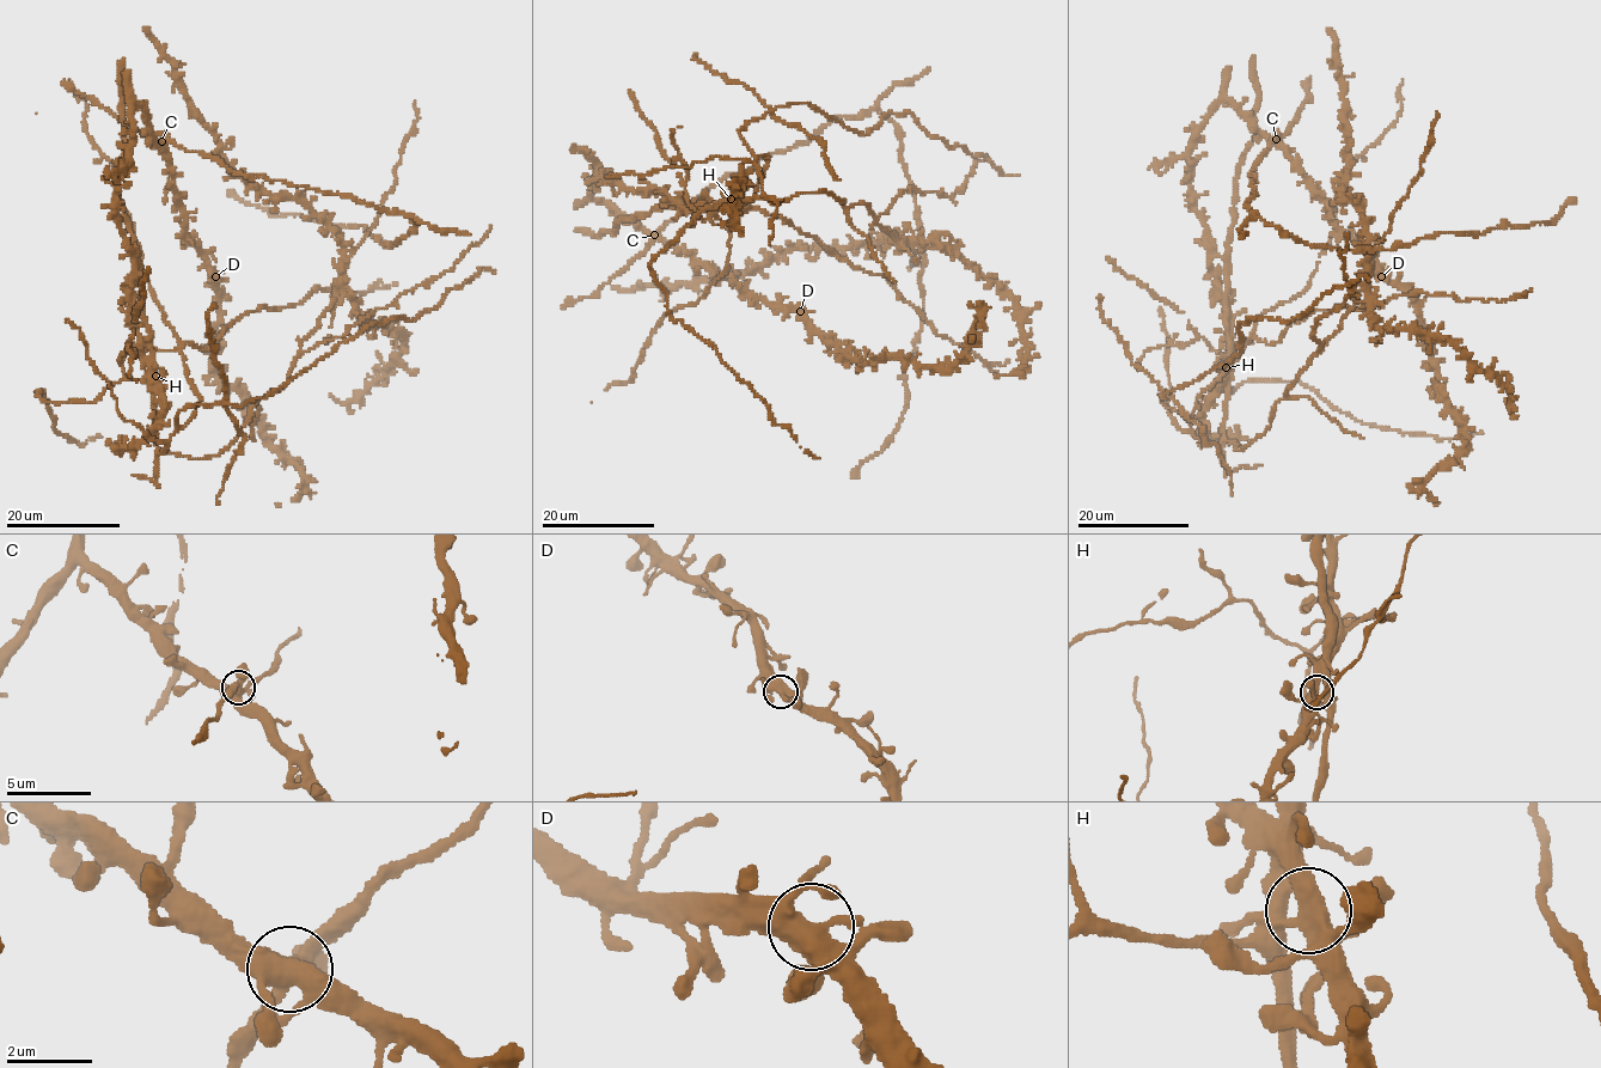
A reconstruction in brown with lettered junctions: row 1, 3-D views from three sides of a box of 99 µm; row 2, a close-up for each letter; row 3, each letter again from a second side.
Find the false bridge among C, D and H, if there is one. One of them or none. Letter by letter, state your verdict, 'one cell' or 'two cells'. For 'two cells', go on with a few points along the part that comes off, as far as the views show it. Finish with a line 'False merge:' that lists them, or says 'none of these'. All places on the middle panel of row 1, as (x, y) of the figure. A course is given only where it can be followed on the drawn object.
C: two cells | (654, 235), (836, 118), (878, 109), (898, 127), (923, 323), (903, 367), (908, 408), (851, 478)
D: one cell
H: one cell
False merge: C

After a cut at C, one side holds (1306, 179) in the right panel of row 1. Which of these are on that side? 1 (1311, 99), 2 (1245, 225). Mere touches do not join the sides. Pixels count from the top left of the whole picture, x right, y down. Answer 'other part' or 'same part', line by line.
1: other part
2: other part

